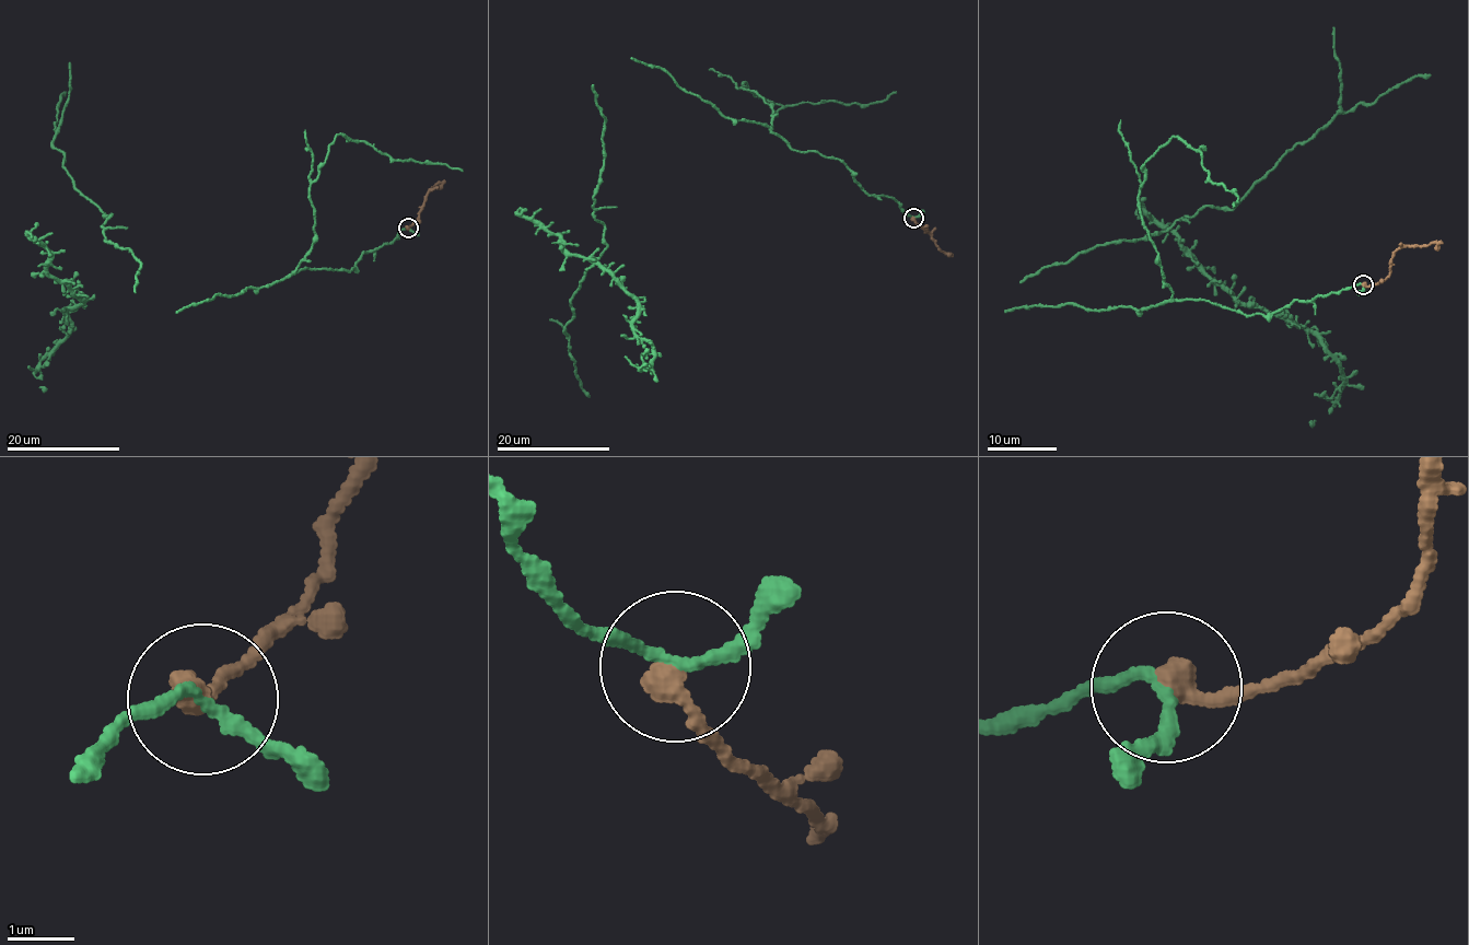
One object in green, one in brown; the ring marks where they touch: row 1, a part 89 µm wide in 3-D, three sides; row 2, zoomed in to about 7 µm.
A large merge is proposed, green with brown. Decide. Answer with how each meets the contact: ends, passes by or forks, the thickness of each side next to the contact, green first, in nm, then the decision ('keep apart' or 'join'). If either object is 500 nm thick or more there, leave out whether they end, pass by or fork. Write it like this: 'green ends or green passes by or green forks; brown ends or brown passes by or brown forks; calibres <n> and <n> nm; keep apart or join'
green passes by; brown ends; calibres 150 and 360 nm; join

